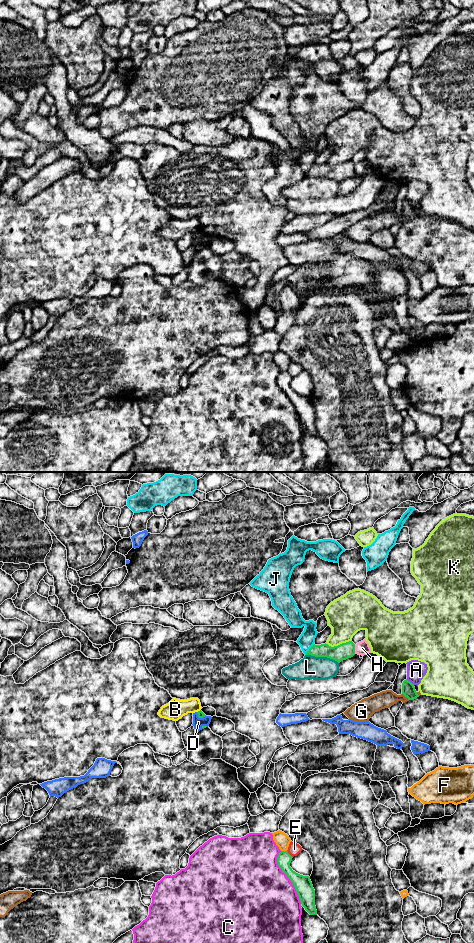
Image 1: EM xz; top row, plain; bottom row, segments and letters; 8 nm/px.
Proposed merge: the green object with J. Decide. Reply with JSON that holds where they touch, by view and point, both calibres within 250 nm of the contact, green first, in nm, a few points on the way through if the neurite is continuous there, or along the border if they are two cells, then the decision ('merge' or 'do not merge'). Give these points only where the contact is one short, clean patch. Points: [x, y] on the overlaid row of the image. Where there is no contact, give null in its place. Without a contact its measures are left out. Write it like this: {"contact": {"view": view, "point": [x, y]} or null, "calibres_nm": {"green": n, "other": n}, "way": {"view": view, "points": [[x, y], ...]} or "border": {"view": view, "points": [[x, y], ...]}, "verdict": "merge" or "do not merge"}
{"contact": {"view": "xz", "point": [309, 649]}, "calibres_nm": {"green": 130, "other": 130}, "border": {"view": "xz", "points": [[314, 644], [305, 654]]}, "verdict": "do not merge"}

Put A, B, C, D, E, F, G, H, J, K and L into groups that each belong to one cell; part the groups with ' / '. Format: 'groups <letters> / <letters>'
groups A / B / C / D / E / F / G / H / J / K / L

